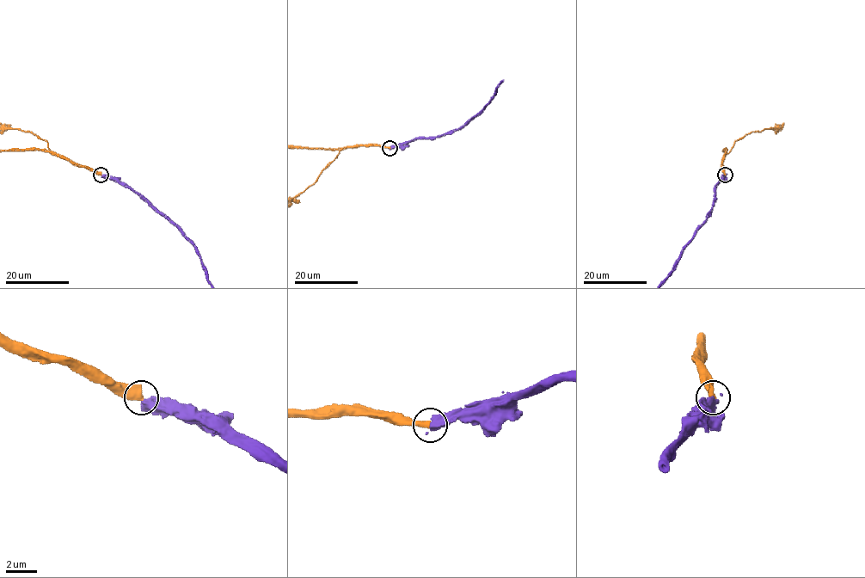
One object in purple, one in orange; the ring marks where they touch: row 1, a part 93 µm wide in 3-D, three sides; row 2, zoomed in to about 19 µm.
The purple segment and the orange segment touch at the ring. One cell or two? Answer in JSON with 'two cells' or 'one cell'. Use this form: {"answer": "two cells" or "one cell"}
{"answer": "two cells"}

